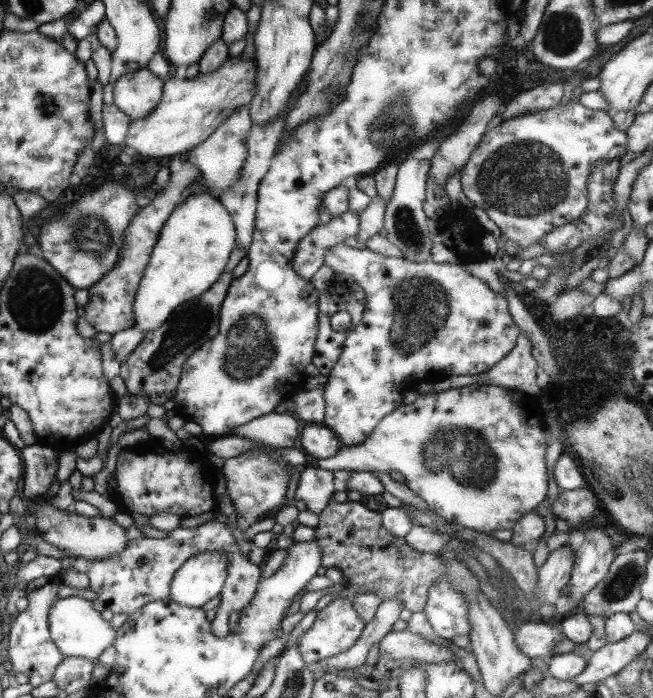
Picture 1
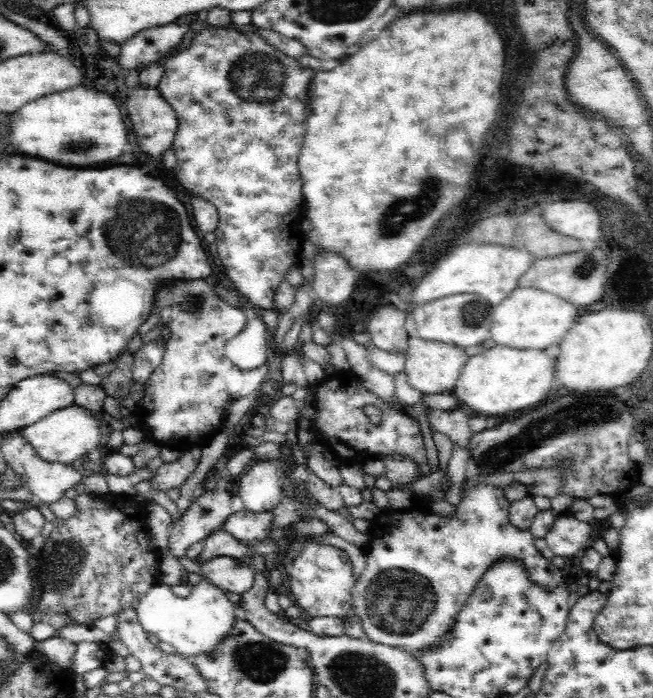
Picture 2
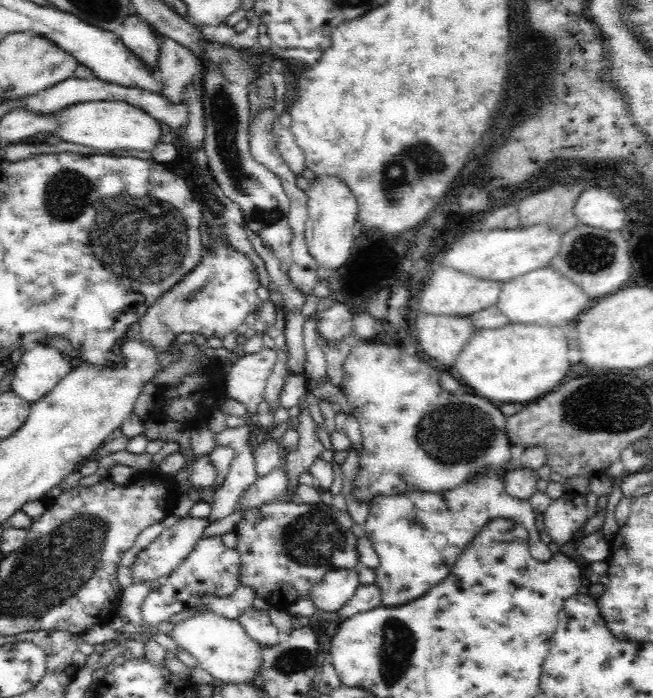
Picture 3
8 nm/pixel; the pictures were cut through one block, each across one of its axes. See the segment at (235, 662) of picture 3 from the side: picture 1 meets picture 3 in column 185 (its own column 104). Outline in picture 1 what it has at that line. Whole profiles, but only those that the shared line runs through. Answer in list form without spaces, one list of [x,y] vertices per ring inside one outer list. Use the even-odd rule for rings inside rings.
[[[70,595],[58,598],[47,613],[50,638],[64,657],[78,656],[89,660],[97,659],[105,648],[115,641],[116,630],[109,621],[99,615],[91,602],[79,596]]]

